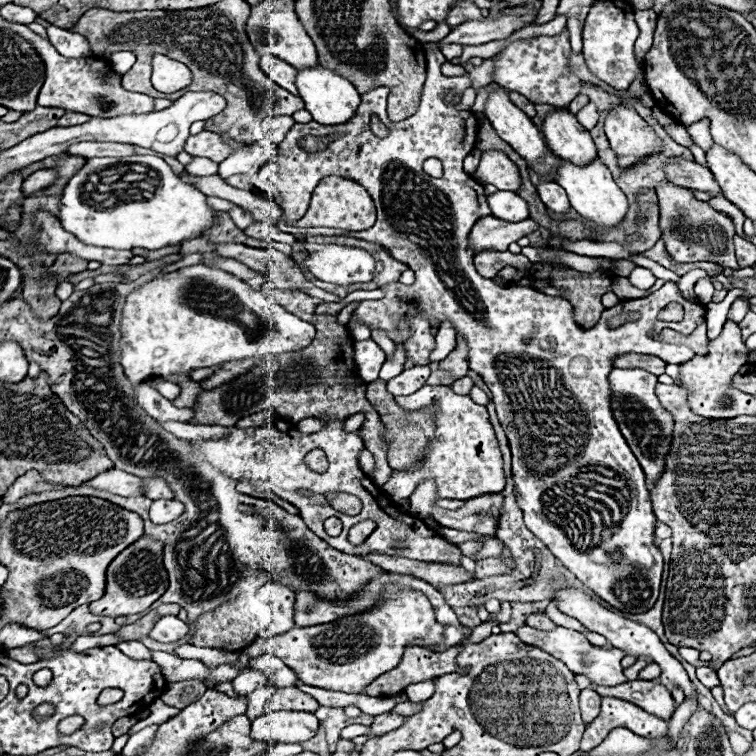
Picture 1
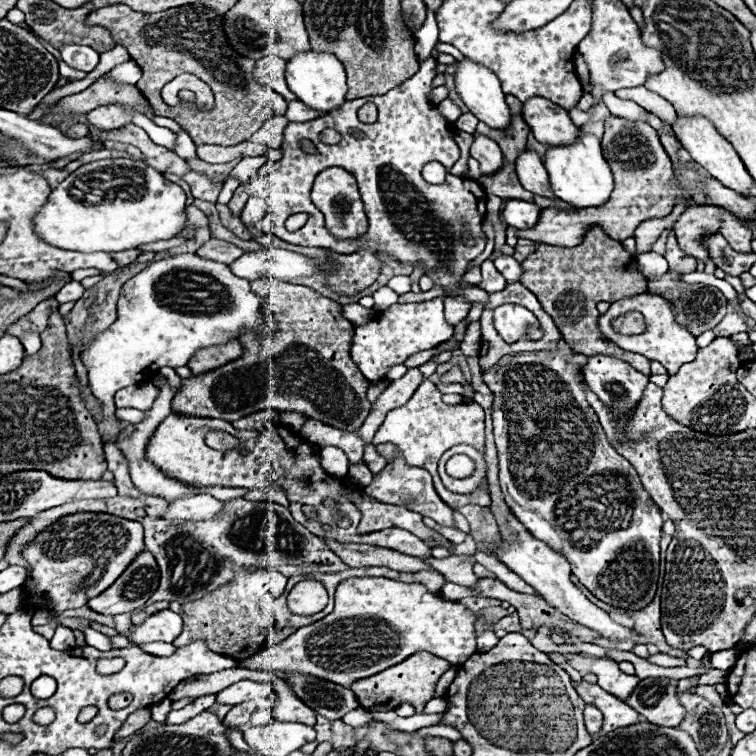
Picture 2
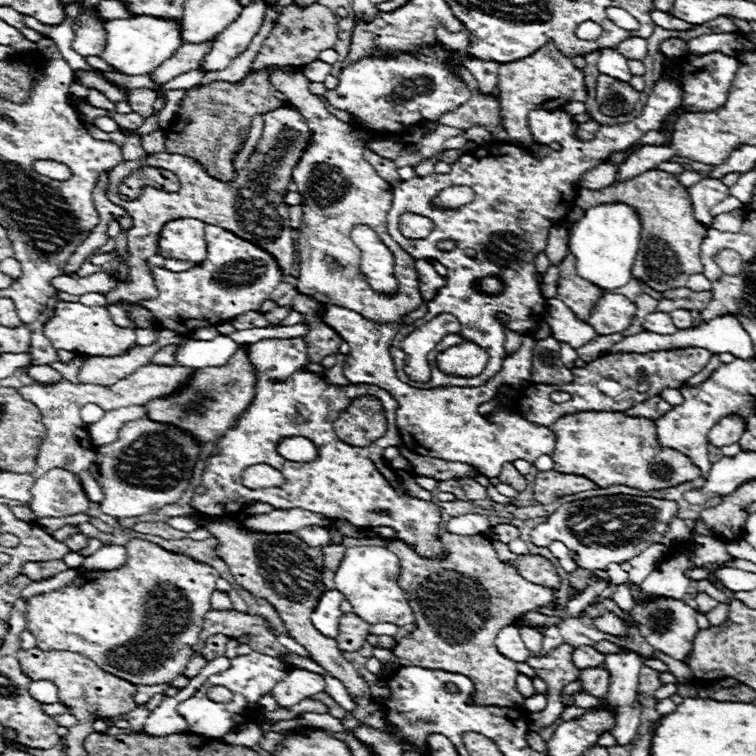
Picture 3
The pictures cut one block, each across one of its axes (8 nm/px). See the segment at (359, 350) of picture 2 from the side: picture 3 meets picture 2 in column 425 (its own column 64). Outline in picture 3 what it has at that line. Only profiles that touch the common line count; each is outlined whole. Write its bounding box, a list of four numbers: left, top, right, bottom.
[44,302,136,356]

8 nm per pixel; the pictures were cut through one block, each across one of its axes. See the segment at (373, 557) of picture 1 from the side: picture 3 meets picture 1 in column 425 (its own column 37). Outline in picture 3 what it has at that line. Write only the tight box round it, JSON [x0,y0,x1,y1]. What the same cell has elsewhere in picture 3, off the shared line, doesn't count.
[22,560,66,580]

